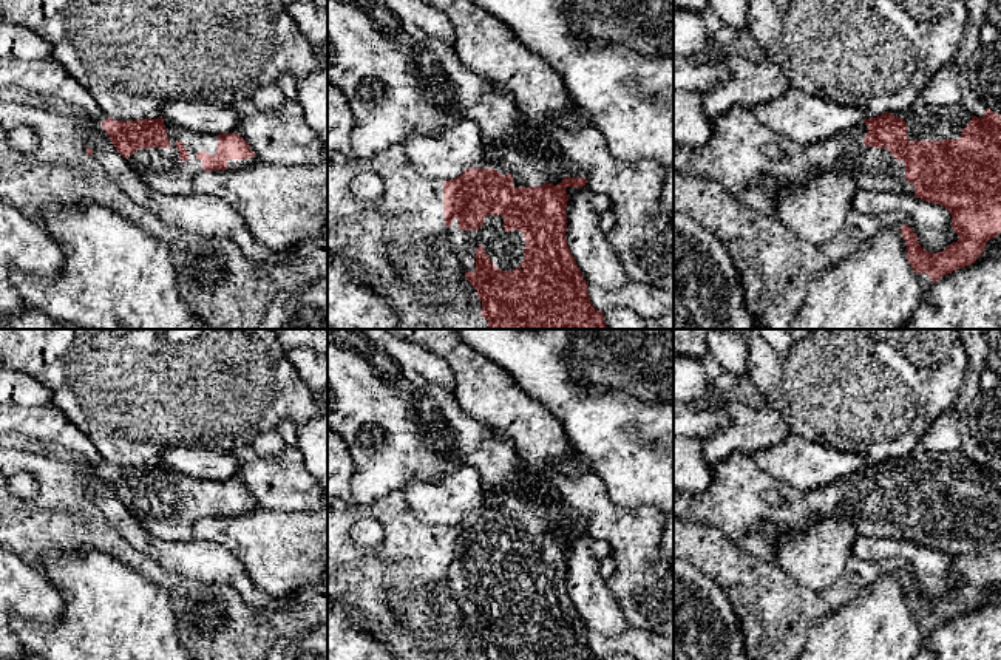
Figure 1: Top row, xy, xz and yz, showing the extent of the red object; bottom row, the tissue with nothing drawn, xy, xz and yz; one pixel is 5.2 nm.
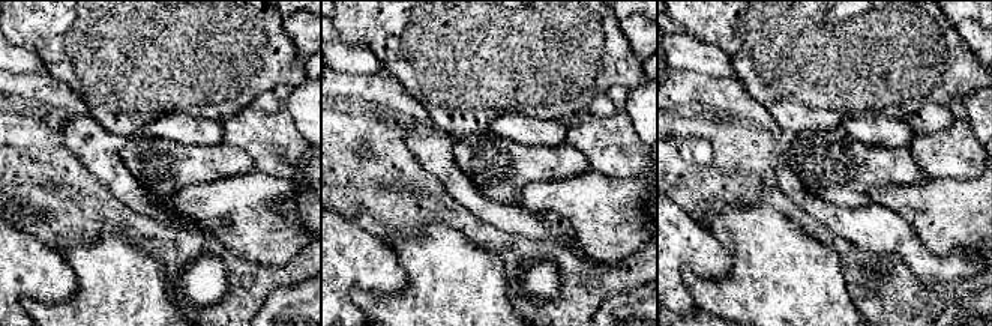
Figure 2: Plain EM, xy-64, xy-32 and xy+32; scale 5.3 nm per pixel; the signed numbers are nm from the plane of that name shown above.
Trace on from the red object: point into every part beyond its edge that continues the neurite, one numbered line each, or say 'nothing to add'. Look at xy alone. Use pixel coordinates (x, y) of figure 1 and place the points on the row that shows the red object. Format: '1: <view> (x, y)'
1: xy (161, 167)

